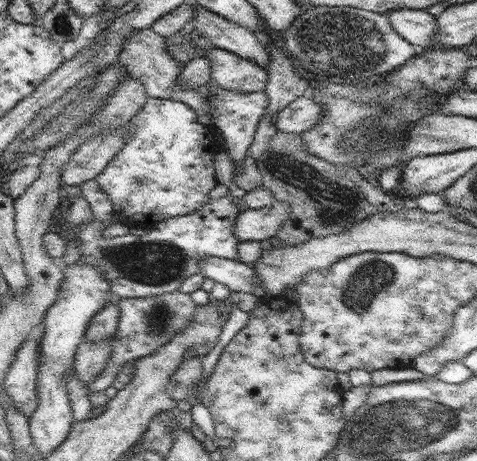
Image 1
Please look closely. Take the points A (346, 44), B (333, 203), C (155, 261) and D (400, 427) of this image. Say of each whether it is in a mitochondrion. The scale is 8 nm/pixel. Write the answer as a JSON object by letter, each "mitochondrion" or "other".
{"A":"mitochondrion","B":"mitochondrion","C":"mitochondrion","D":"mitochondrion"}

